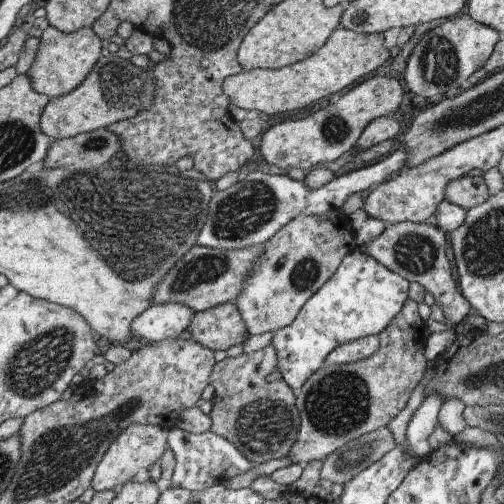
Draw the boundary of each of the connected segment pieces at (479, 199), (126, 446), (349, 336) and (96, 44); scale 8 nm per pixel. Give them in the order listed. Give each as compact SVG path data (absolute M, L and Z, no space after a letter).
M466 174L452 180L445 187L443 196L444 200L468 211L485 202L490 195L483 176L474 177Z
M139 423L128 426L123 434L108 448L106 455L96 468L91 481L92 490L96 493L113 490L116 486L123 486L134 480L140 470L150 470L154 463L159 462L167 447L167 432L155 425L142 425Z
M356 248L336 273L302 306L289 326L272 338L281 378L298 391L310 376L326 364L327 355L339 345L361 337L378 335L400 313L409 298L409 283Z
M50 25L42 34L34 63L27 73L31 88L49 100L65 96L85 82L104 52L102 41L92 28L65 34Z

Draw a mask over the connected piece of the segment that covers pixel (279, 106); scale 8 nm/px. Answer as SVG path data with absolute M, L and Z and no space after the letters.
M339 27L326 44L309 58L280 69L251 69L231 75L224 80L223 92L237 107L257 109L258 113L268 116L302 110L321 98L354 86L364 76L374 74L391 56L384 42L382 33L356 33Z

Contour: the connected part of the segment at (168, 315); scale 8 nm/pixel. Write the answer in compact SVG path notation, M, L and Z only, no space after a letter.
M175 303L152 305L131 323L131 334L136 340L151 344L175 340L186 334L195 314L190 308Z

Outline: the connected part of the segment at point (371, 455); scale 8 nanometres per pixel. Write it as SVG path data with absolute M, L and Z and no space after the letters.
M386 427L344 444L322 462L322 482L345 484L376 463L396 444Z

